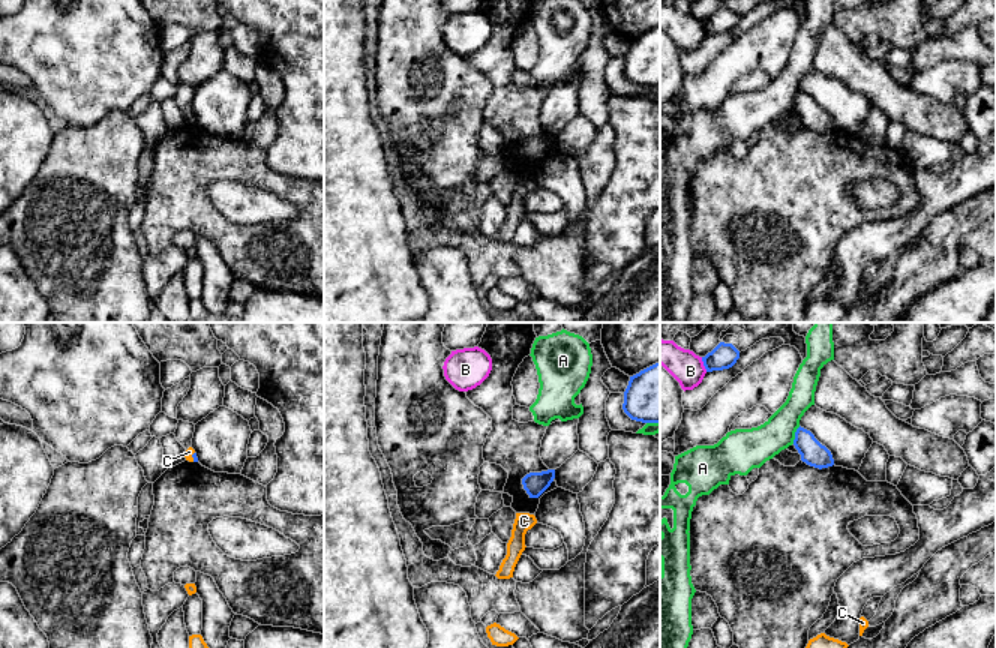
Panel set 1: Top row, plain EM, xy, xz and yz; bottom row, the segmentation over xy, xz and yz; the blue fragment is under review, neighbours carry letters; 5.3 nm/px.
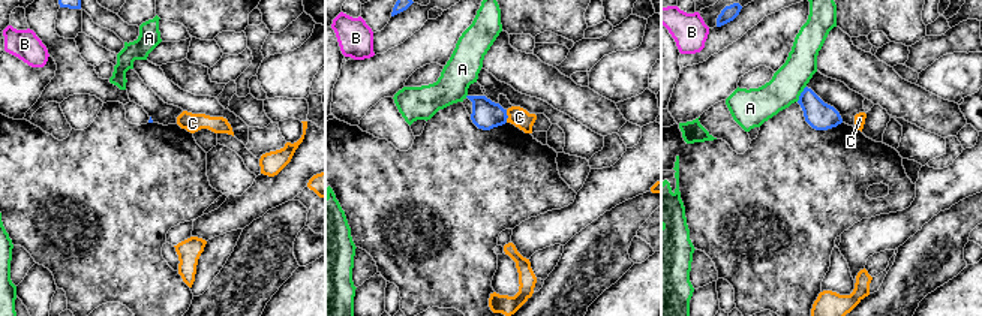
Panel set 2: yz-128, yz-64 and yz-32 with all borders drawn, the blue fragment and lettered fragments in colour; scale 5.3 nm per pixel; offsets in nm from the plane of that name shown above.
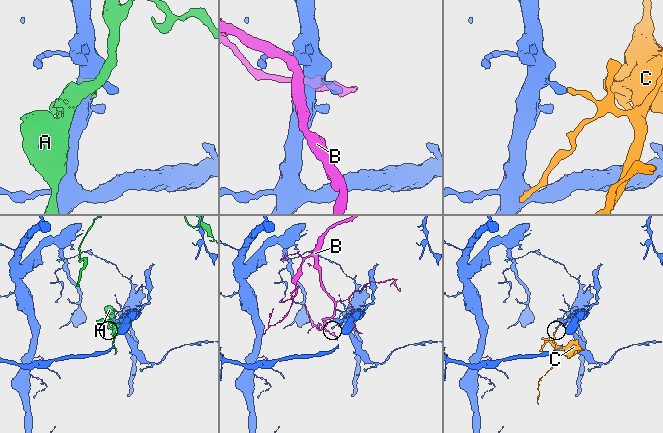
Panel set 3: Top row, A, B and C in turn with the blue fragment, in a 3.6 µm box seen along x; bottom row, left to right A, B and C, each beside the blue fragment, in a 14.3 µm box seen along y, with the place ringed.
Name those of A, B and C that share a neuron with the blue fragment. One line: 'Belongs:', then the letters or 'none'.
Belongs: none

